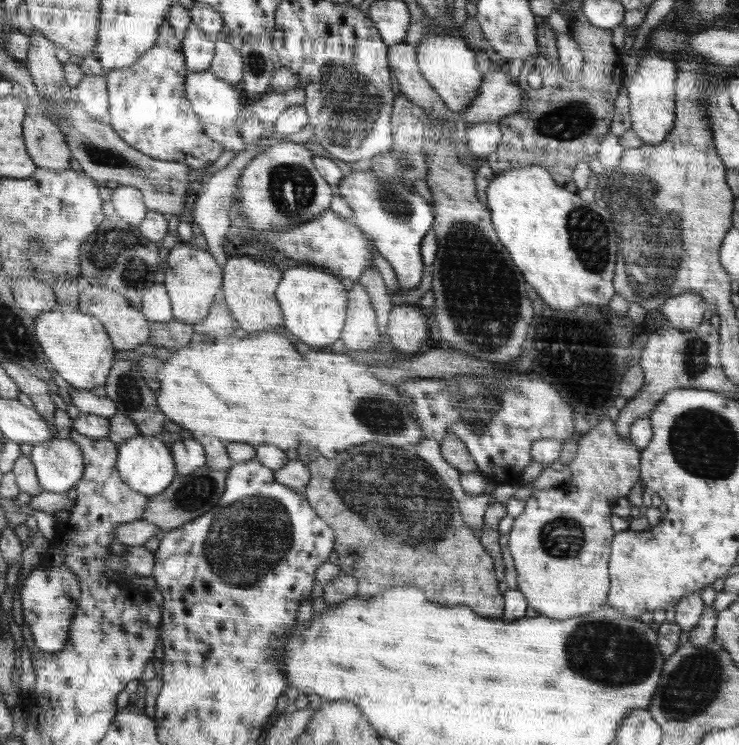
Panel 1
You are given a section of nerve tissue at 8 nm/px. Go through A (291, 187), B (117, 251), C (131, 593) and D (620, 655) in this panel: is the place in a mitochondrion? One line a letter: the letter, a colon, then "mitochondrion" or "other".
A: mitochondrion
B: mitochondrion
C: other
D: mitochondrion

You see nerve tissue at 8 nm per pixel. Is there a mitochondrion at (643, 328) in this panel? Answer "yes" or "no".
no

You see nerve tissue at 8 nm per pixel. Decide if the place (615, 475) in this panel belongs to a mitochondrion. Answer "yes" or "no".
no

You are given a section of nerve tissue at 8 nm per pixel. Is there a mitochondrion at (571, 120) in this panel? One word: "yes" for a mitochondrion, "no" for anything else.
yes

